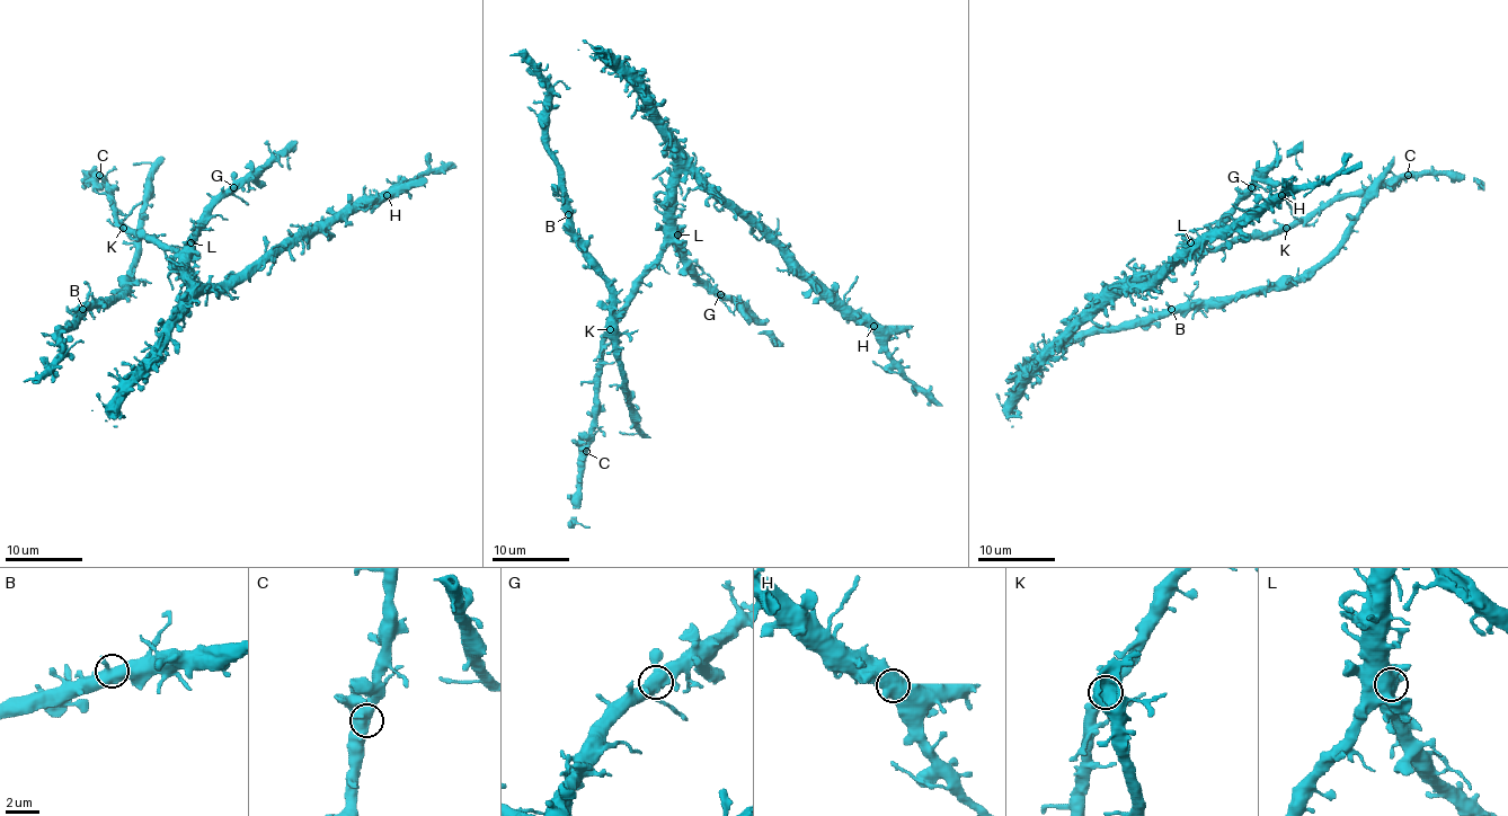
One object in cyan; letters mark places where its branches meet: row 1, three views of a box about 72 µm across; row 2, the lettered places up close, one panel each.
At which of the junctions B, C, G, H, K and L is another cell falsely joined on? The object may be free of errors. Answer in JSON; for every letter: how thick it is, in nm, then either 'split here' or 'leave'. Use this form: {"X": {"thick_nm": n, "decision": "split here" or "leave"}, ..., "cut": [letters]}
{"B": {"thick_nm": 500, "decision": "leave"}, "C": {"thick_nm": 550, "decision": "leave"}, "G": {"thick_nm": 550, "decision": "leave"}, "H": {"thick_nm": 650, "decision": "leave"}, "K": {"thick_nm": 460, "decision": "leave"}, "L": {"thick_nm": 550, "decision": "leave"}, "cut": []}

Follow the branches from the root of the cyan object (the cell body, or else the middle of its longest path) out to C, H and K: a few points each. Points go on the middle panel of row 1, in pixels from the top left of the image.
C: (595, 372), (595, 410), (592, 440), (586, 451)
H: (595, 372), (609, 325), (659, 251), (671, 184), (683, 173), (700, 174), (872, 325)
K: (595, 372), (600, 345), (609, 329)

